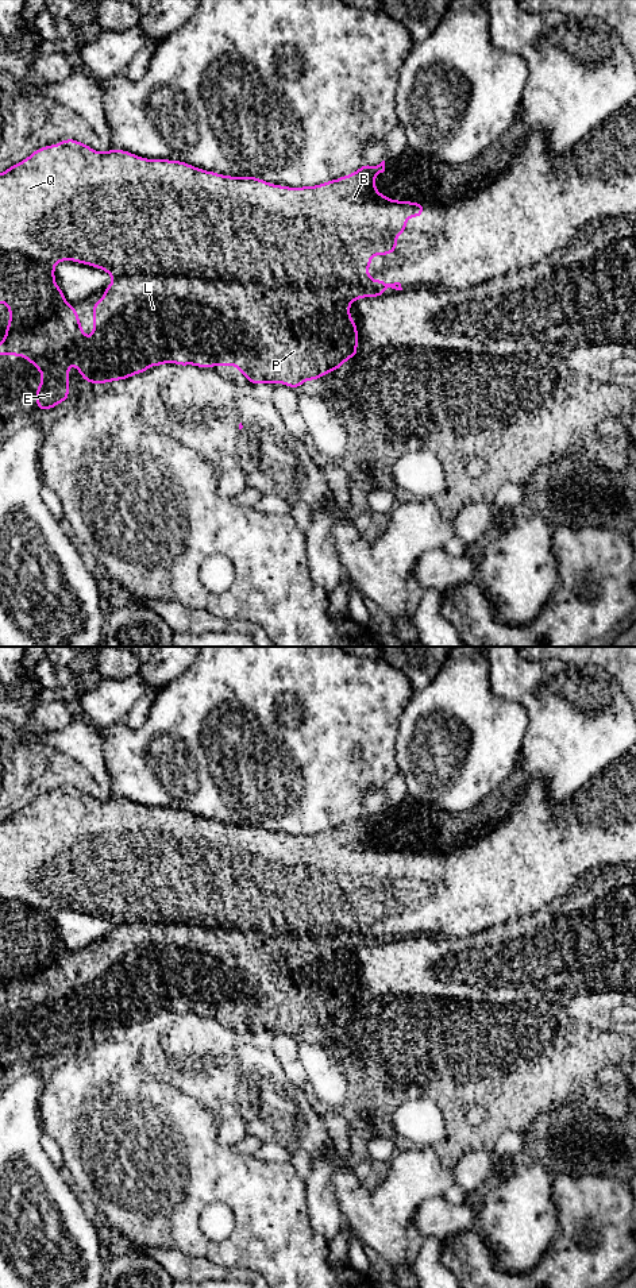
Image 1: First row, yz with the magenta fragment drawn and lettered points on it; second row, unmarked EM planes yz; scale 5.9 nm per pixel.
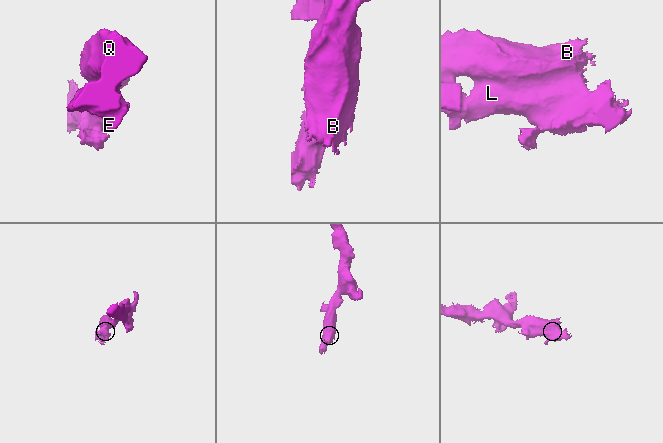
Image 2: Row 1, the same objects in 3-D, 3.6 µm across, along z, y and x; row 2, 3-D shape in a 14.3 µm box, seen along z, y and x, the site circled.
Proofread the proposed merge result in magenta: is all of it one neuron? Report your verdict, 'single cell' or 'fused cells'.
single cell

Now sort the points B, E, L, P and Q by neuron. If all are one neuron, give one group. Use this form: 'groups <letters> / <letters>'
groups B E L P Q

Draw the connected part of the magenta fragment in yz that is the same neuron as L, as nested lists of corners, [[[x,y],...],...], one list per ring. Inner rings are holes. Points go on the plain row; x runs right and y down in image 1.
[[[76,787],[35,798],[22,810],[0,821],[0,952],[8,952],[9,969],[0,991],[0,1003],[23,1004],[42,1021],[36,1036],[36,1057],[54,1057],[69,1046],[69,1014],[76,1013],[84,1029],[107,1031],[128,1027],[151,1014],[176,1011],[196,1015],[236,1014],[253,1033],[282,1031],[297,1037],[304,1029],[320,1027],[338,1018],[359,1000],[358,976],[350,963],[350,952],[365,945],[381,945],[388,936],[402,938],[400,930],[386,932],[369,925],[373,903],[389,903],[397,896],[397,886],[406,879],[408,865],[420,865],[423,851],[390,848],[375,837],[375,822],[385,820],[385,809],[377,814],[362,813],[355,821],[316,834],[289,836],[266,830],[258,825],[231,825],[207,820],[182,809],[146,807],[126,798],[97,801]],[[61,909],[74,909],[99,915],[112,925],[104,945],[93,950],[93,980],[86,986],[77,956],[69,953],[59,933],[54,930],[54,915]]]

